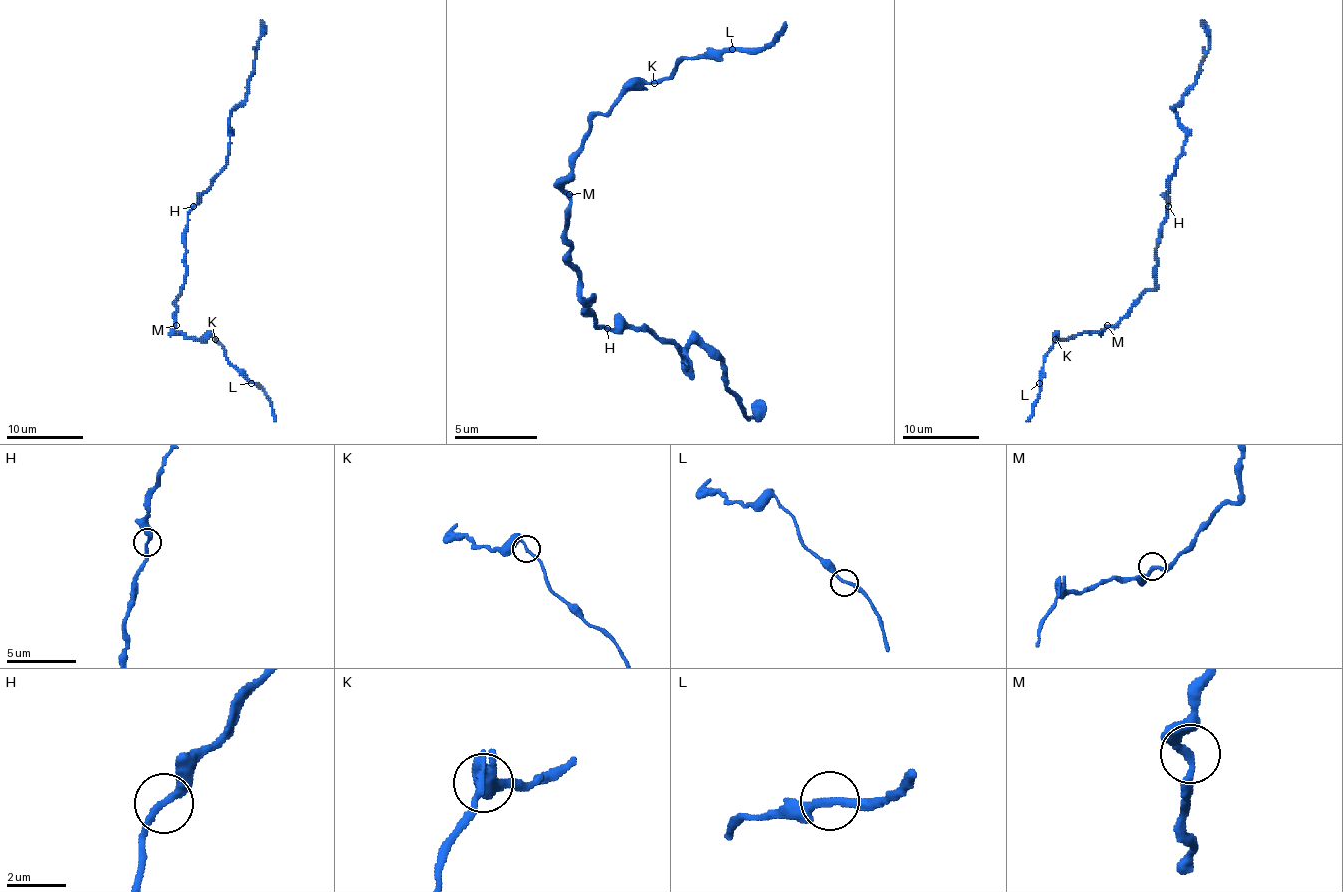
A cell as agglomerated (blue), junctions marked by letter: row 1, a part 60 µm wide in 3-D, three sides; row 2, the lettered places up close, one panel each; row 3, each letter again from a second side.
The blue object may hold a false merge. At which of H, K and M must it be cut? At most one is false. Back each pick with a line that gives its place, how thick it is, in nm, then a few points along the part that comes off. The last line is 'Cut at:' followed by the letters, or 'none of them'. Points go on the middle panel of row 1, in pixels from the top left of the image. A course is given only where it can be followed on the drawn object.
Cut at: none of them

